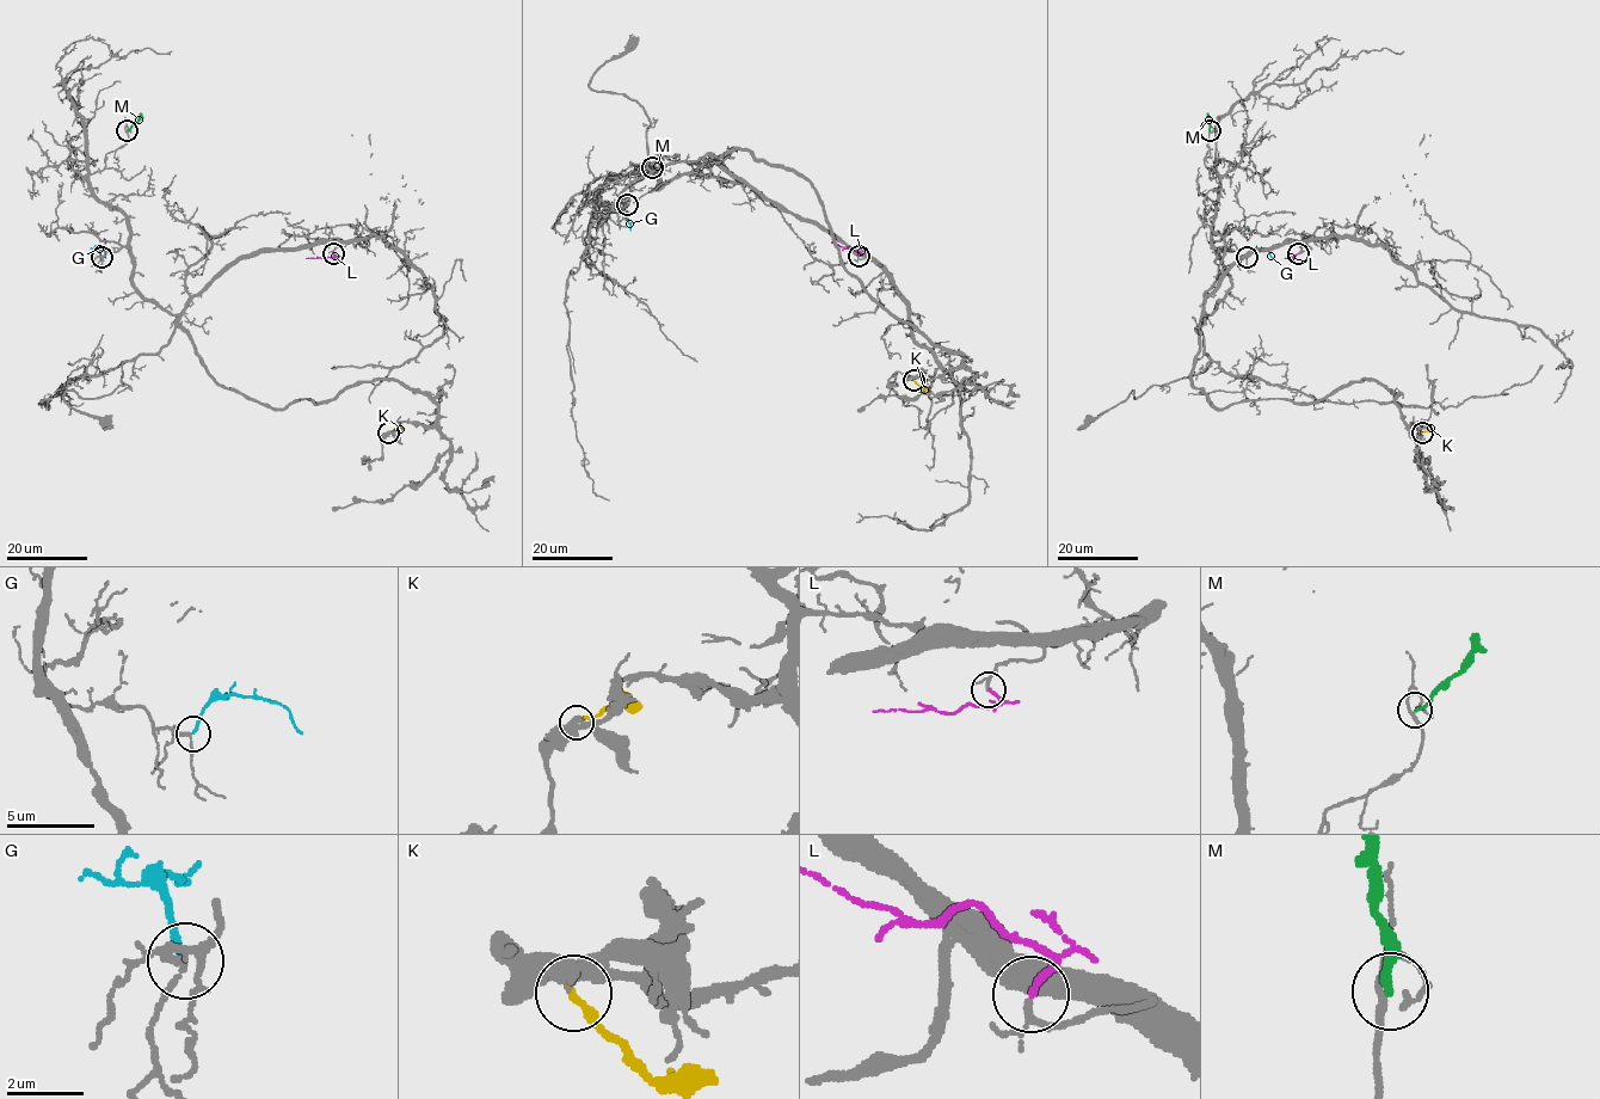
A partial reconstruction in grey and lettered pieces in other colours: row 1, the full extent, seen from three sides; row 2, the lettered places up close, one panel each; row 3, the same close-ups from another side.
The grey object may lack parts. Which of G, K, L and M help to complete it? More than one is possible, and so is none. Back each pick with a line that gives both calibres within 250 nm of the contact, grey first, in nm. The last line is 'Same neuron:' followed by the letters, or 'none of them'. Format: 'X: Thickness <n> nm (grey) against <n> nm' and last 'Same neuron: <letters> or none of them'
K: Thickness 360 nm (grey) against 200 nm
L: Thickness 130 nm (grey) against 170 nm
Same neuron: K, L

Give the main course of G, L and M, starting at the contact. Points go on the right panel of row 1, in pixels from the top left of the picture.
G: (1247, 257), (1256, 247), (1267, 250), (1272, 257)
L: (1298, 253), (1284, 258)
M: (1210, 130), (1207, 114)

